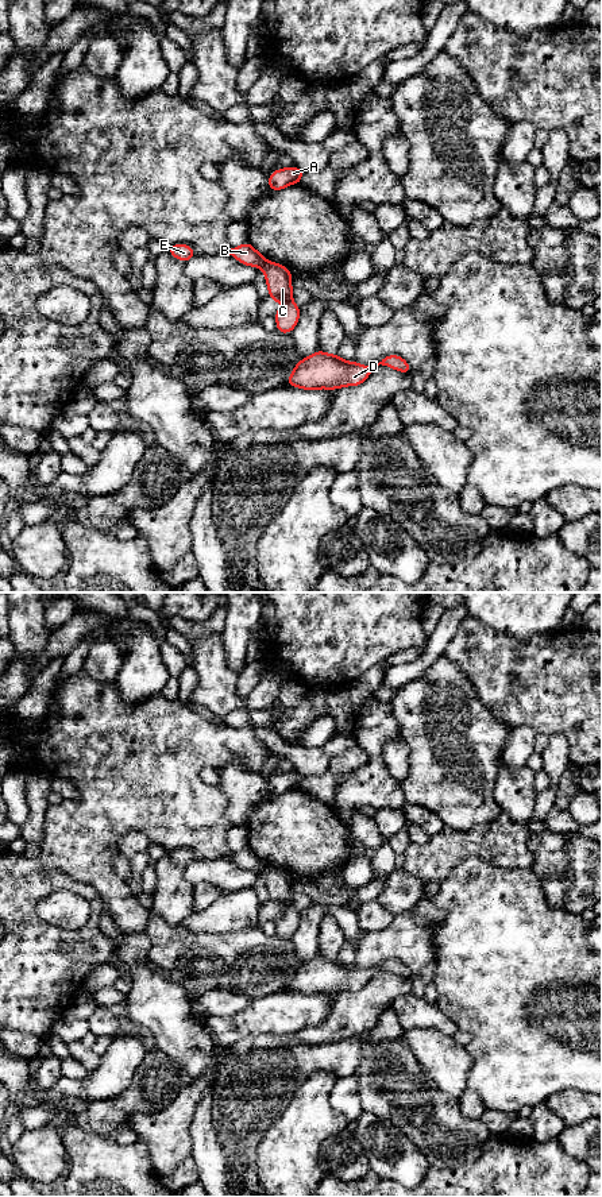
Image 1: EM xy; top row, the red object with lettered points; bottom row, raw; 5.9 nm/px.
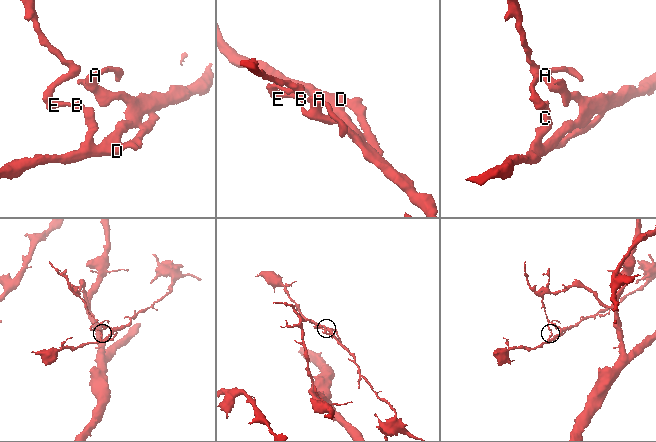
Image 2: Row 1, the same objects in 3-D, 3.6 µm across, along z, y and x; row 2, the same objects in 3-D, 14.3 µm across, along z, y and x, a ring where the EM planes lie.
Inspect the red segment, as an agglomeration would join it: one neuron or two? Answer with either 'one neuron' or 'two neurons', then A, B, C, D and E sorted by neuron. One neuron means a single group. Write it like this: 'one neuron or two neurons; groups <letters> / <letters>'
two neurons; groups A C D / B E

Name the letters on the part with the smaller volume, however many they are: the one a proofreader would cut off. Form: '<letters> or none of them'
A, C, D

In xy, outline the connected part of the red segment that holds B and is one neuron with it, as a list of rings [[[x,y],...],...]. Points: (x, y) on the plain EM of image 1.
[[[250,846],[239,852],[234,852],[225,858],[236,862],[242,869],[246,870],[261,872],[266,866],[265,861],[259,858]]]

